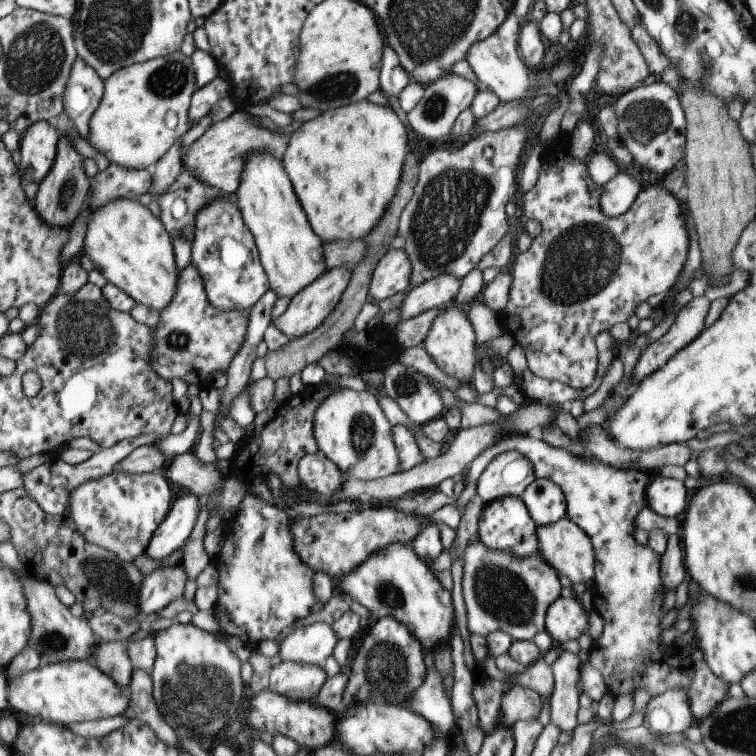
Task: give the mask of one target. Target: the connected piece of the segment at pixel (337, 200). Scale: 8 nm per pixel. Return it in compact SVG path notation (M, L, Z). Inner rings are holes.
M373 97L322 111L316 118L306 121L290 136L283 165L316 236L323 243L355 241L365 239L382 220L388 203L396 196L394 192L398 192L408 153L406 126L394 109L386 108L379 97Z

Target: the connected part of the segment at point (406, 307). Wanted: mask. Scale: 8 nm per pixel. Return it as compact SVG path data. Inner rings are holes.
M440 274L413 287L402 304L400 319L414 318L419 312L435 308L444 309L452 304L461 287L461 281L452 274Z

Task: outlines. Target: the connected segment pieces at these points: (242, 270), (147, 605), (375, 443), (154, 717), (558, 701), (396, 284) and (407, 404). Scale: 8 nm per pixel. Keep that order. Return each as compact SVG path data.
M218 198L196 214L195 229L191 262L204 280L208 302L216 310L251 309L269 291L270 285L254 235L244 224L239 208L226 198Z
M181 563L171 567L159 566L146 575L140 586L140 618L156 614L169 602L182 598L187 581L188 574Z
M336 389L320 403L313 423L320 452L338 466L348 479L376 480L400 473L400 454L394 442L393 426L372 391Z
M133 668L127 689L129 690L130 706L122 715L137 718L140 722L147 724L166 746L180 748L179 732L164 720L158 710L154 700L151 676L144 670Z
M562 650L562 654L552 664L554 687L550 696L550 722L560 728L560 732L573 734L578 726L578 697L582 693L581 664L578 654Z
M390 248L376 264L369 284L371 302L379 303L404 292L410 285L412 264L404 249Z
M400 361L386 366L384 376L383 386L387 395L398 403L412 422L420 426L443 416L444 404L438 392L442 386L432 378Z

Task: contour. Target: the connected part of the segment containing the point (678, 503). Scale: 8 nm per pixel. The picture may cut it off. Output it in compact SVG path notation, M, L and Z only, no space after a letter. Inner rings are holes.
M658 476L652 478L647 486L646 498L647 504L653 512L670 518L684 515L690 495L683 481Z

